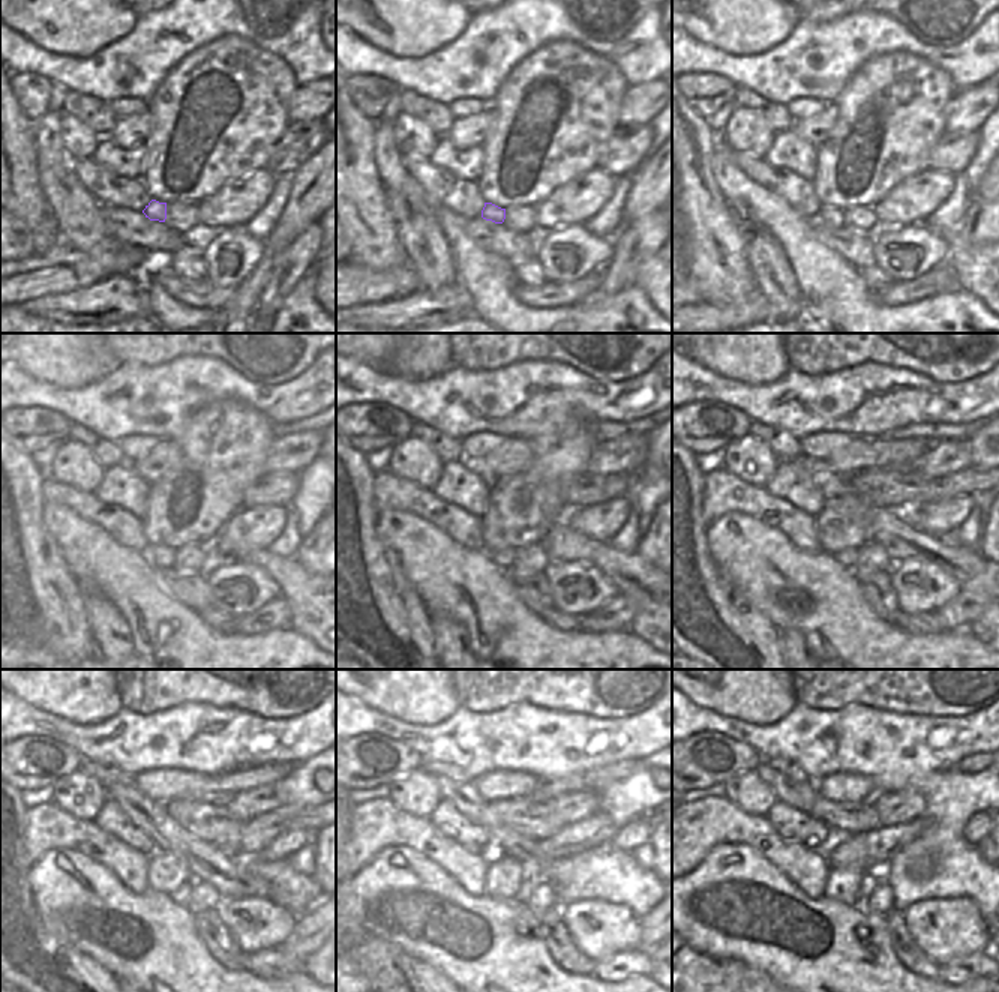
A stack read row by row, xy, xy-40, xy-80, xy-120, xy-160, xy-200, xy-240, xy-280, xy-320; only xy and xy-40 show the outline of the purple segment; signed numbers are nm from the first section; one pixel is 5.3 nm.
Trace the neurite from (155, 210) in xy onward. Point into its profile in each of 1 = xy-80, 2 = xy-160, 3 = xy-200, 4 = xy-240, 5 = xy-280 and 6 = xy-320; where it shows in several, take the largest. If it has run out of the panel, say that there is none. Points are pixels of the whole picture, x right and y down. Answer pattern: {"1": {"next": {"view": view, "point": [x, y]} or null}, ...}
{"1": {"next": {"view": "xy-80", "point": [828, 215]}}, "2": {"next": {"view": "xy-160", "point": [504, 559]}}, "3": {"next": {"view": "xy-200", "point": [848, 557]}}, "4": {"next": {"view": "xy-240", "point": [182, 893]}}, "5": {"next": {"view": "xy-280", "point": [528, 883]}}, "6": {"next": {"view": "xy-320", "point": [870, 878]}}}

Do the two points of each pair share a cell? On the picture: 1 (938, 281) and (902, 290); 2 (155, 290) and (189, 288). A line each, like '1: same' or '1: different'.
1: same
2: different

